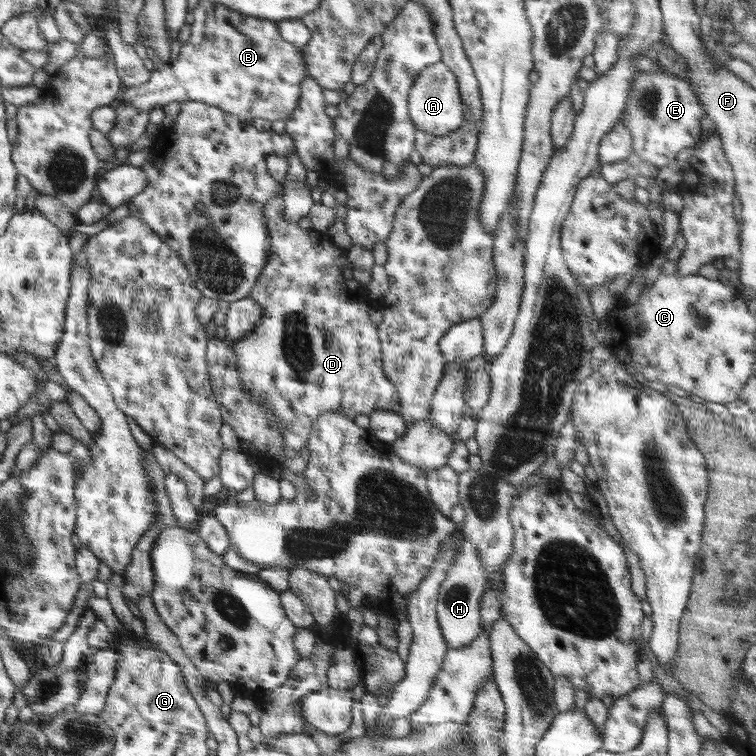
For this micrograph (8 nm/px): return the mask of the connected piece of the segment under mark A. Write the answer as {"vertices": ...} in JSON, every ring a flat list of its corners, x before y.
{"vertices":[[442,62,427,66,408,91,408,114,415,128,432,136,444,136,464,124,463,106,456,75]]}

